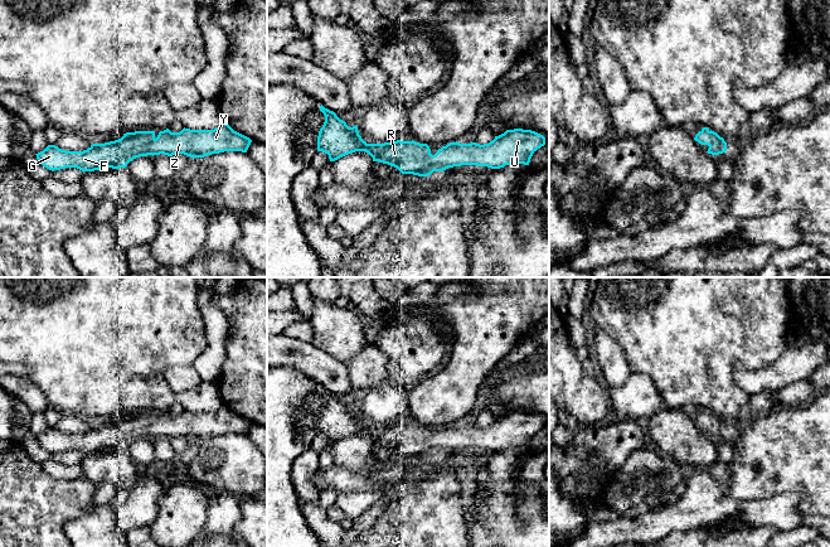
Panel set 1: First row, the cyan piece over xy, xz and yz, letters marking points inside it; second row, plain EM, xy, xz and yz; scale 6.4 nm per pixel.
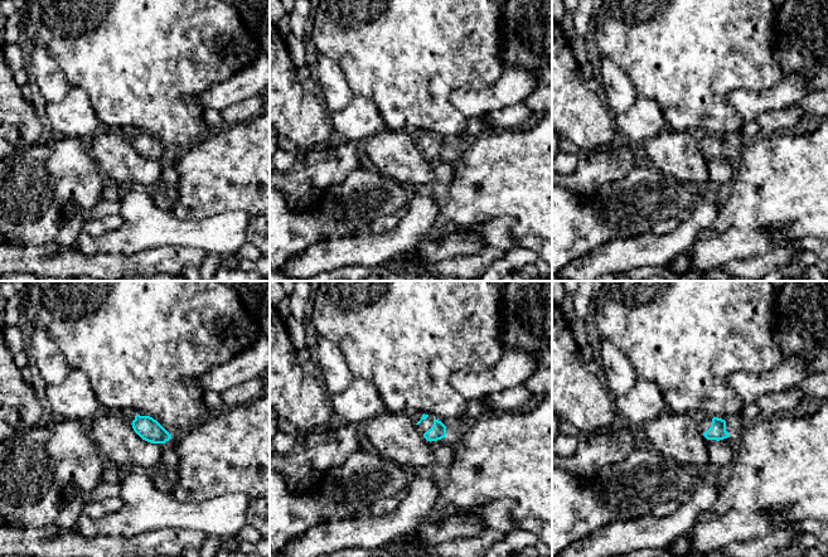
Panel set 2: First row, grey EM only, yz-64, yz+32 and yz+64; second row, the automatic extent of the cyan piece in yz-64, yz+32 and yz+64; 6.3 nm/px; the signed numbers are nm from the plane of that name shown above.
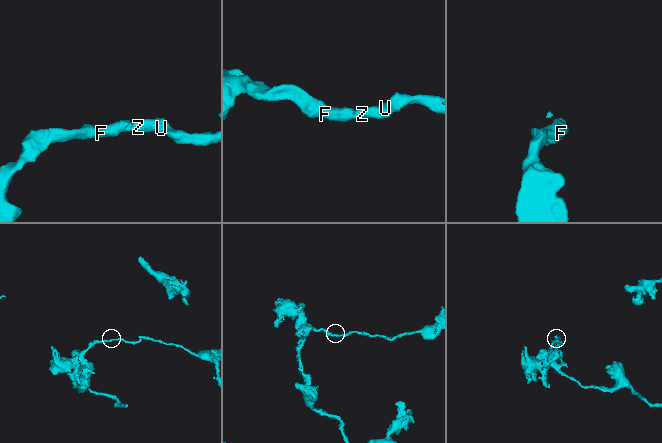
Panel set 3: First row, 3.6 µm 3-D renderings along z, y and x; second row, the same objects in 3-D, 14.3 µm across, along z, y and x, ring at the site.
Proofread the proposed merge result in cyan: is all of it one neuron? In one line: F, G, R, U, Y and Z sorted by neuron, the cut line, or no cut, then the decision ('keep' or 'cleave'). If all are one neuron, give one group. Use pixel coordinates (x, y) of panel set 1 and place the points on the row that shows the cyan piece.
F G R U Y Z; no cut; keep

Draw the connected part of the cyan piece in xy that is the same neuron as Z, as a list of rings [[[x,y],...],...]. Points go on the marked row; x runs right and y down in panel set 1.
[[[222,122],[214,130],[184,127],[180,132],[171,132],[166,129],[160,131],[157,136],[155,131],[126,132],[118,140],[92,144],[83,151],[67,151],[55,145],[48,145],[35,155],[38,161],[52,171],[77,168],[84,173],[126,168],[134,159],[147,155],[184,154],[194,159],[224,151],[247,153],[251,142],[249,137]]]

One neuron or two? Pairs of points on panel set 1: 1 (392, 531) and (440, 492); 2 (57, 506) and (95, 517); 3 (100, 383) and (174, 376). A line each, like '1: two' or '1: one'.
1: one
2: two
3: two

